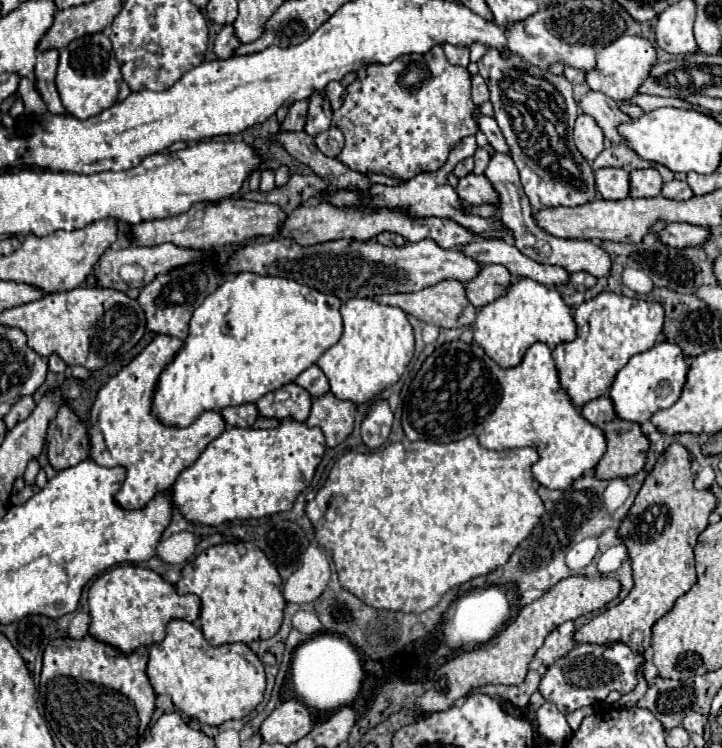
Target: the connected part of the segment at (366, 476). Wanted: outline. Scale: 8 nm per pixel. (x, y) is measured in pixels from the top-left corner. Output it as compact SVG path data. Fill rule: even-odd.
M470 434L464 440L450 442L450 444L438 444L438 442L426 442L426 440L416 440L416 442L404 440L392 442L386 448L380 448L370 454L348 452L332 466L332 470L330 470L324 486L318 490L316 498L306 504L306 516L310 518L310 522L314 526L318 544L332 552L332 560L334 560L342 588L350 590L354 596L358 596L362 602L366 602L372 608L420 614L432 606L436 606L448 588L460 586L476 576L484 576L490 570L502 566L510 558L510 554L516 550L516 546L532 532L532 528L538 524L540 516L544 514L544 504L542 504L540 496L536 494L534 478L532 478L532 464L536 460L538 460L538 454L534 448L516 448L516 450L508 450L508 452L486 450L478 444L474 434Z

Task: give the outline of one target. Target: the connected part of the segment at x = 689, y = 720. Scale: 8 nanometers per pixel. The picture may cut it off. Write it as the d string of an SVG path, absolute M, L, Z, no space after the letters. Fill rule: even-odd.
M690 714L682 720L682 726L686 732L700 732L704 730L704 724L702 724L702 714Z

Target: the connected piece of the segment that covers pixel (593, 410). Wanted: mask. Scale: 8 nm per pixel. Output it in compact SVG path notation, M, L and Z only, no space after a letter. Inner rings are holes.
M596 398L596 400L588 402L588 404L584 404L580 408L580 416L584 416L594 426L598 426L606 436L606 452L604 452L602 460L598 462L598 466L596 466L596 472L594 472L596 478L600 478L600 480L628 478L628 476L638 474L644 468L646 452L648 452L648 438L640 432L640 424L620 420L614 414L614 406L612 406L610 398Z

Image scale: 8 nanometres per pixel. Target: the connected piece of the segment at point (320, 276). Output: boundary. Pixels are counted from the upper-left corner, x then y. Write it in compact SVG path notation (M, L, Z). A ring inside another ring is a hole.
M270 238L250 242L242 250L238 250L230 258L226 274L256 272L260 276L284 276L346 302L356 296L370 298L378 294L418 292L422 288L452 278L460 282L470 282L472 278L476 278L480 268L482 264L468 258L464 252L446 250L430 238L420 242L406 242L402 246L384 246L376 238L368 242L344 238L314 246L298 246L290 238Z

